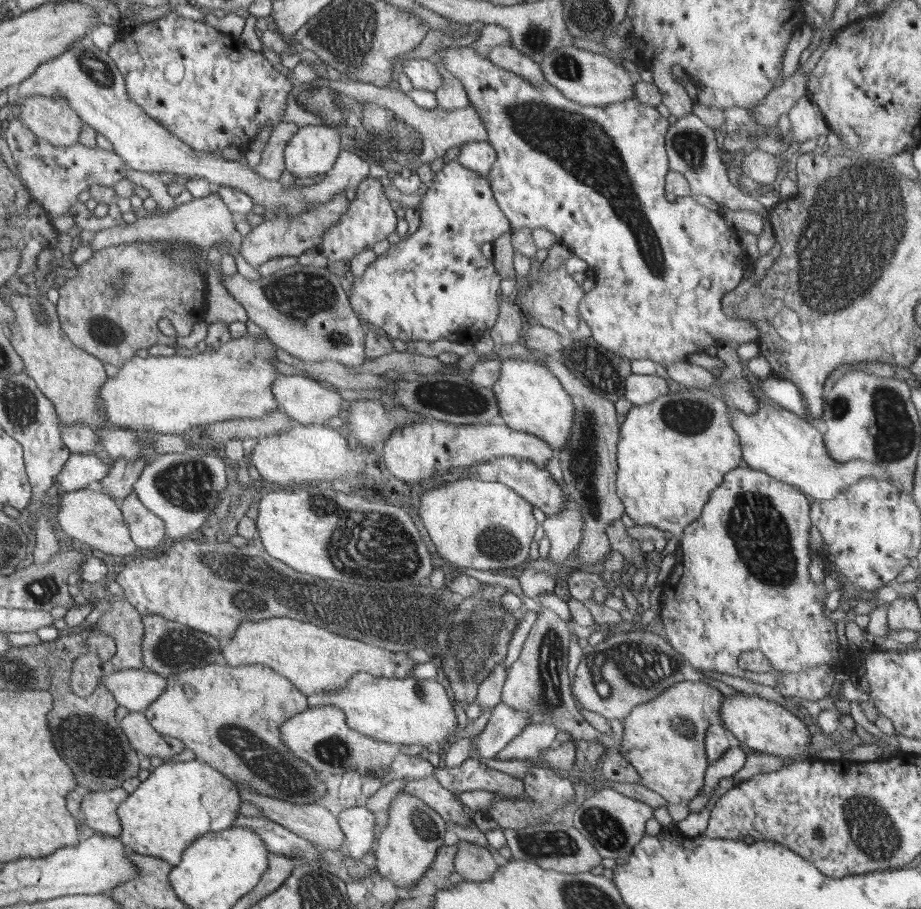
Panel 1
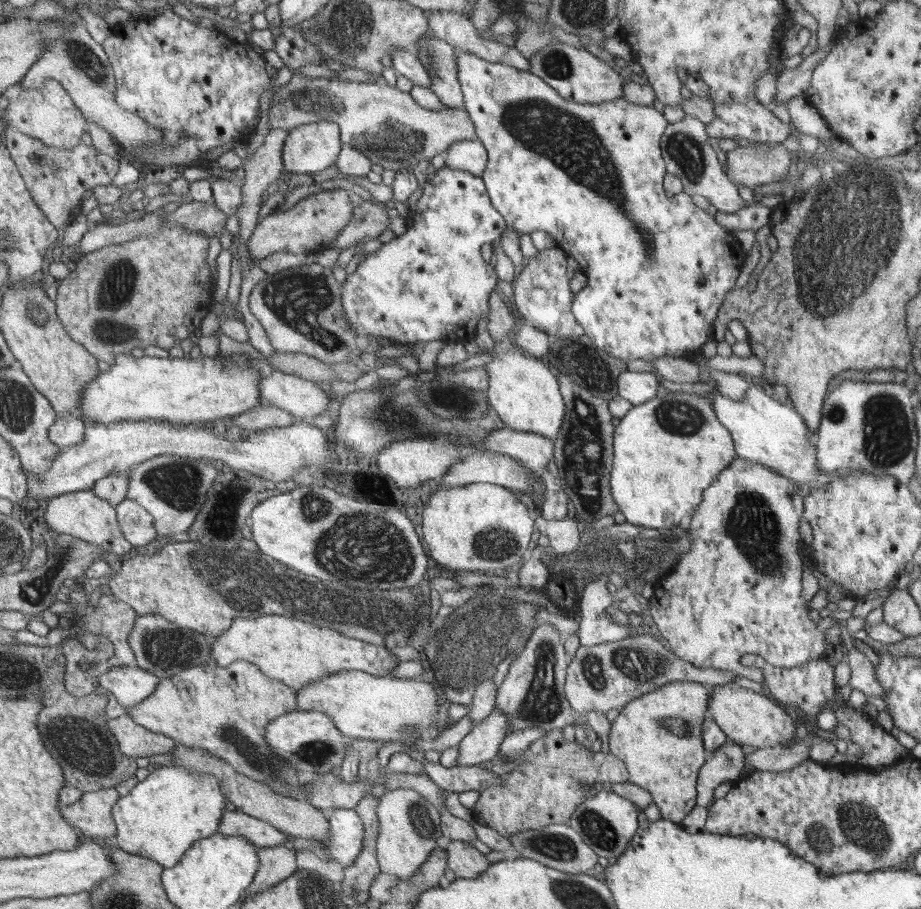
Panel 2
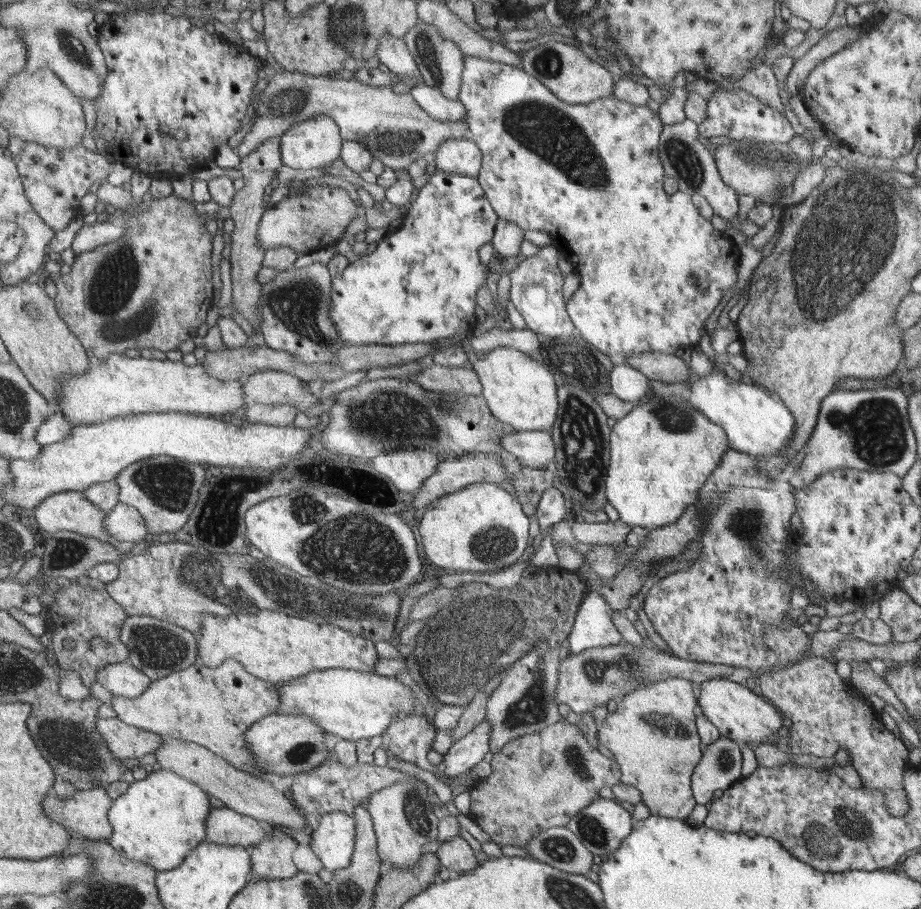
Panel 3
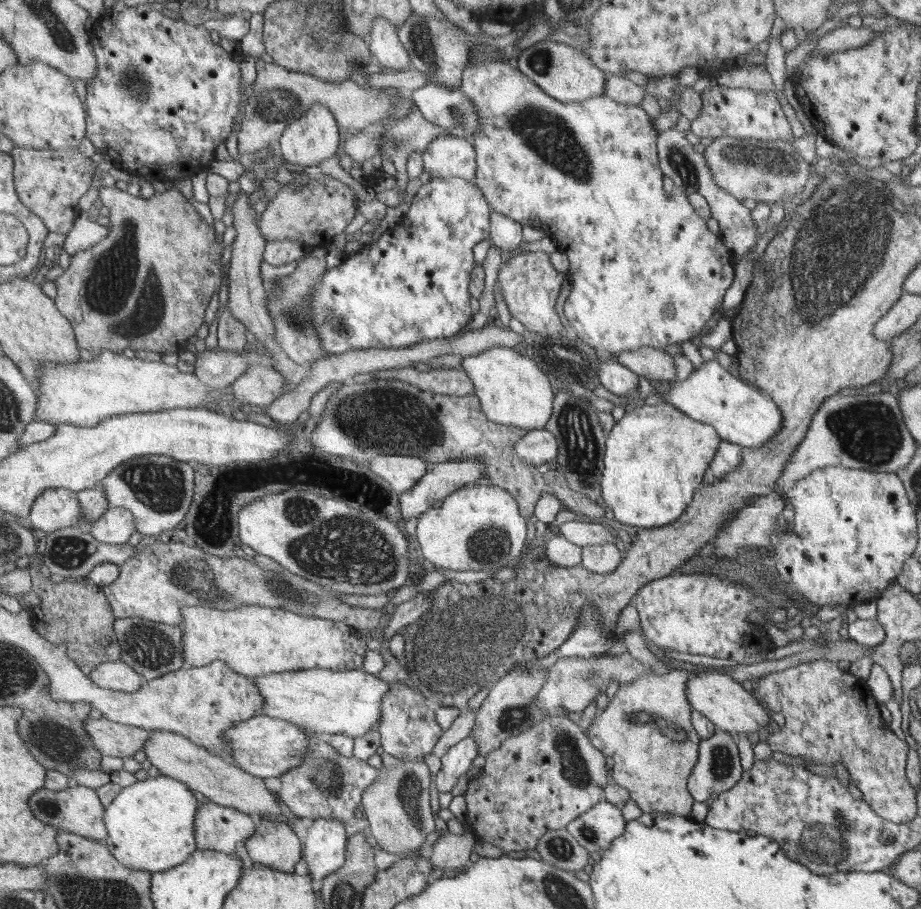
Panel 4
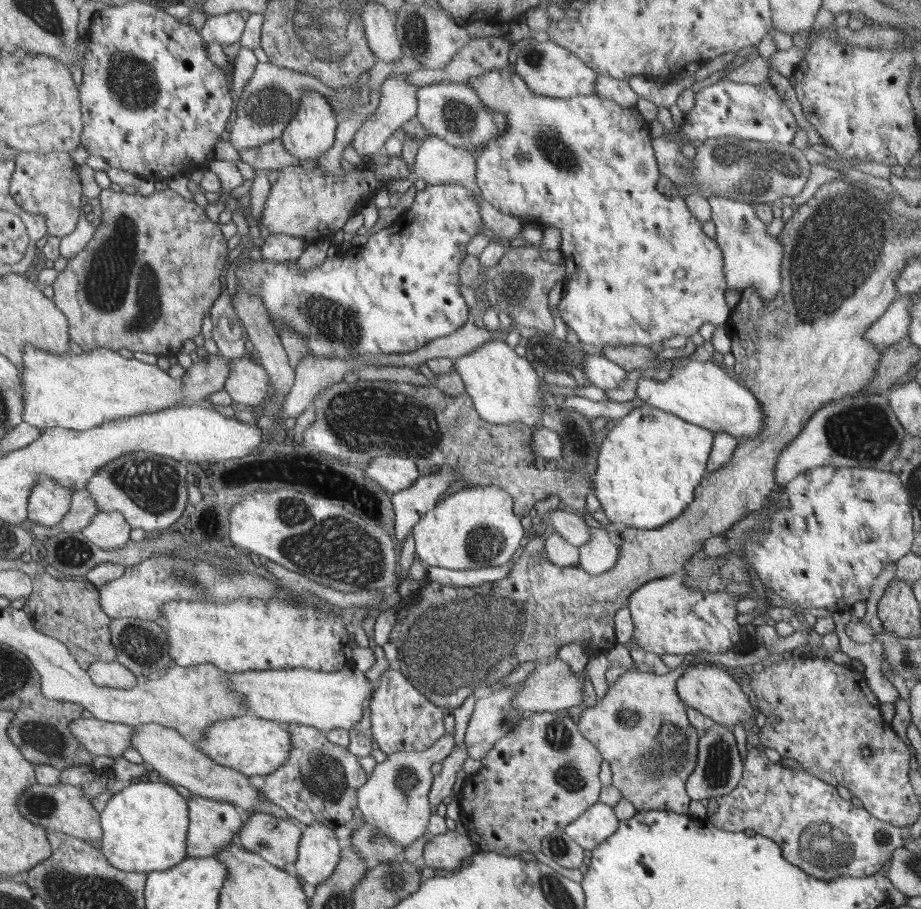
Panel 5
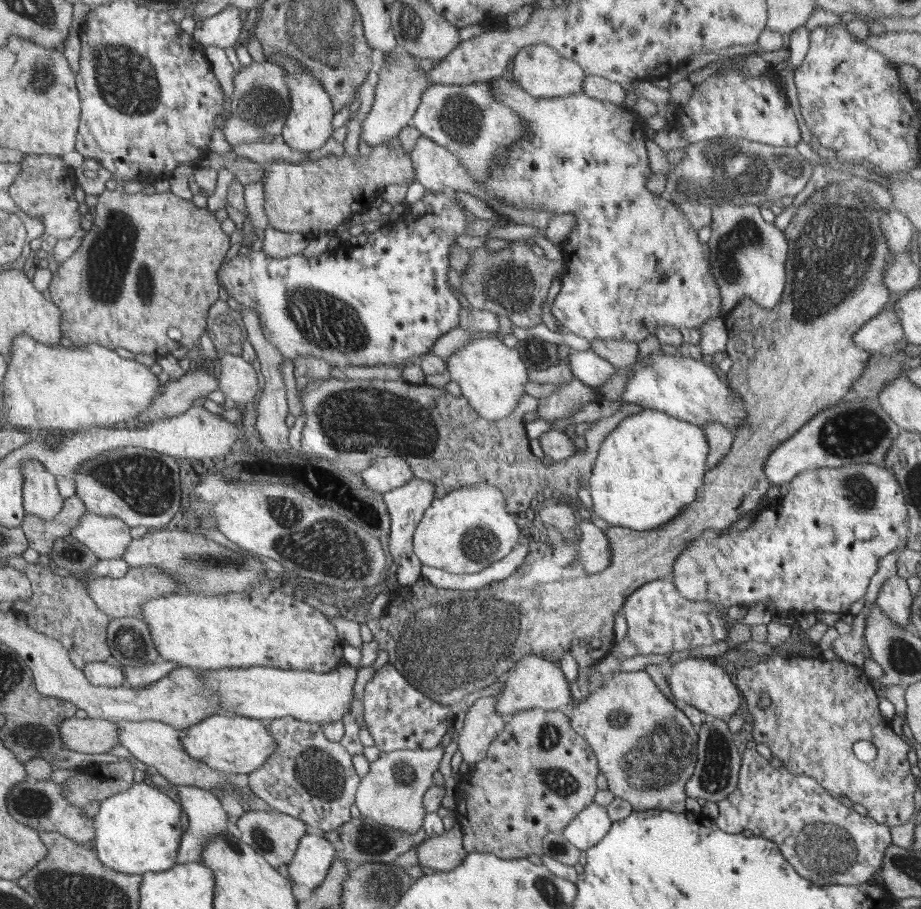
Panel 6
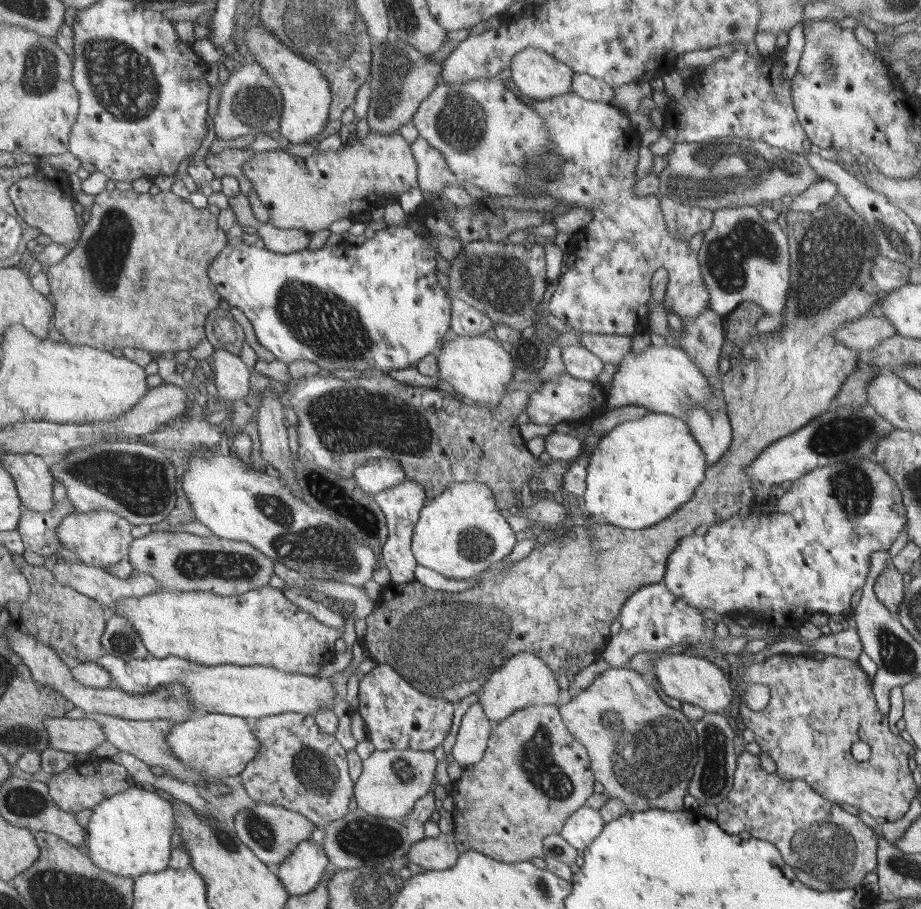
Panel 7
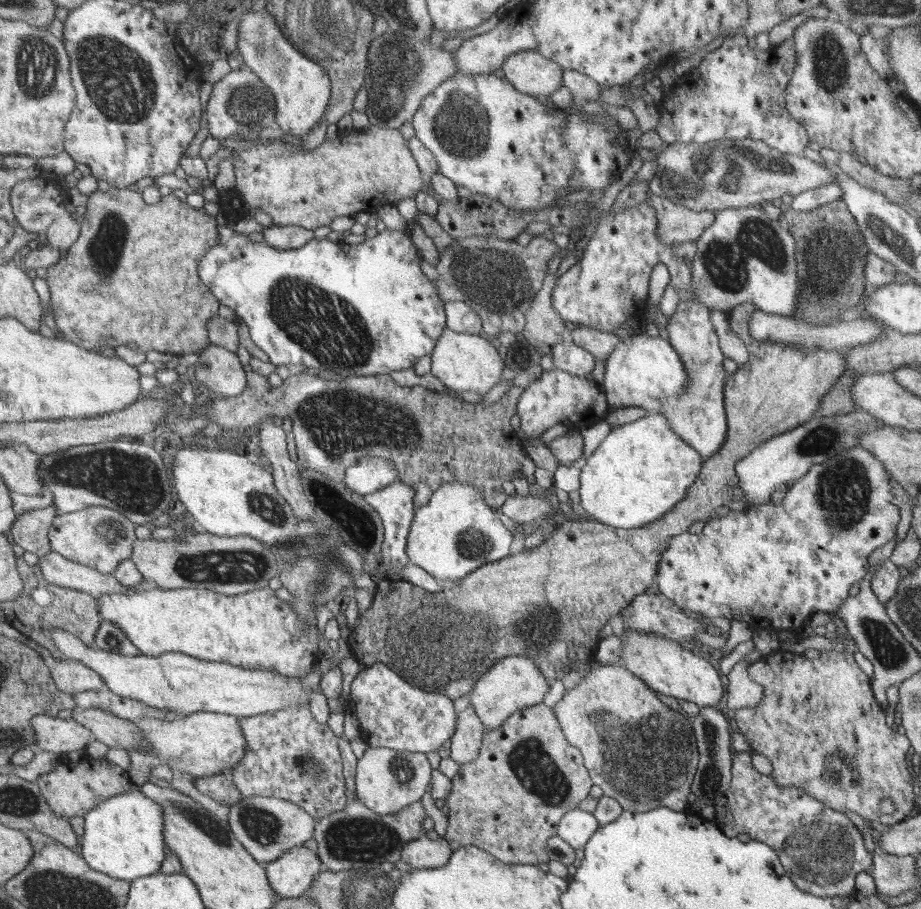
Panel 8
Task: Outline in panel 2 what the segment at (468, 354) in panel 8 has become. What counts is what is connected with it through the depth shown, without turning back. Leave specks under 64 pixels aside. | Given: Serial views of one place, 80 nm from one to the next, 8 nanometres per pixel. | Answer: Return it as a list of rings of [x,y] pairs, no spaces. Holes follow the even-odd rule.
[[[519,349],[498,353],[484,366],[488,372],[486,398],[493,414],[511,429],[541,434],[554,442],[564,420],[566,403],[558,390],[558,380],[548,366],[538,362],[537,358],[528,358],[528,354]]]

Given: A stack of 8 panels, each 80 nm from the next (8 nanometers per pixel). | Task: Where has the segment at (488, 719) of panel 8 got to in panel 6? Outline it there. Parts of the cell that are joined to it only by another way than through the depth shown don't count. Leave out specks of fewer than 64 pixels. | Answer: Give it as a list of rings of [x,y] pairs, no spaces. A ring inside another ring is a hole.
[[[524,656],[522,660],[515,664],[515,668],[507,671],[507,681],[504,691],[494,697],[497,698],[496,708],[502,716],[510,717],[520,711],[532,708],[544,708],[550,710],[565,710],[571,695],[570,682],[565,677],[562,670],[561,661],[548,661],[544,658],[534,656]]]

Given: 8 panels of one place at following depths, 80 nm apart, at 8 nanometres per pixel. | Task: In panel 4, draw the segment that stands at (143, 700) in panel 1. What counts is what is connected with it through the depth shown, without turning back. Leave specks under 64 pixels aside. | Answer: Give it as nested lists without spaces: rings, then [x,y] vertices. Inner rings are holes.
[[[122,660],[106,661],[96,665],[89,677],[100,688],[120,692],[136,692],[145,681],[141,673],[137,673]]]

